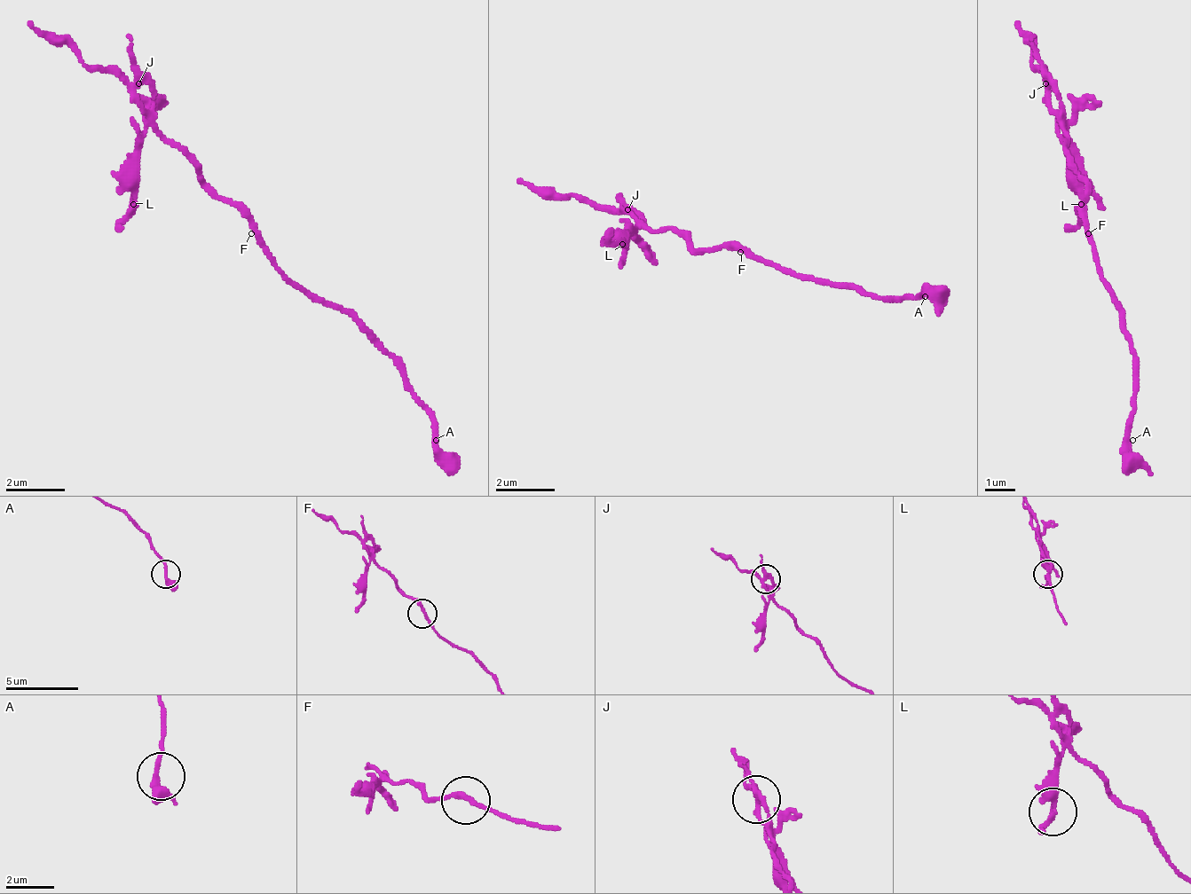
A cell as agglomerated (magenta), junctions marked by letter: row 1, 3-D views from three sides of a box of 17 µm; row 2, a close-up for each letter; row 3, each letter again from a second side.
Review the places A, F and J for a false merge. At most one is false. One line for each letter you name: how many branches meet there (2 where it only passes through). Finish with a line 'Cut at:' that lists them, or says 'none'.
J: Branches: 3
Cut at: J

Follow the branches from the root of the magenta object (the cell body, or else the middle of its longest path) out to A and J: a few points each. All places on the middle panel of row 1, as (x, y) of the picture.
A: (748, 252), (755, 259), (770, 259), (777, 266), (792, 266), (815, 281), (851, 281), (866, 296), (925, 296)
J: (748, 252), (696, 252), (674, 230), (651, 230), (629, 207)

